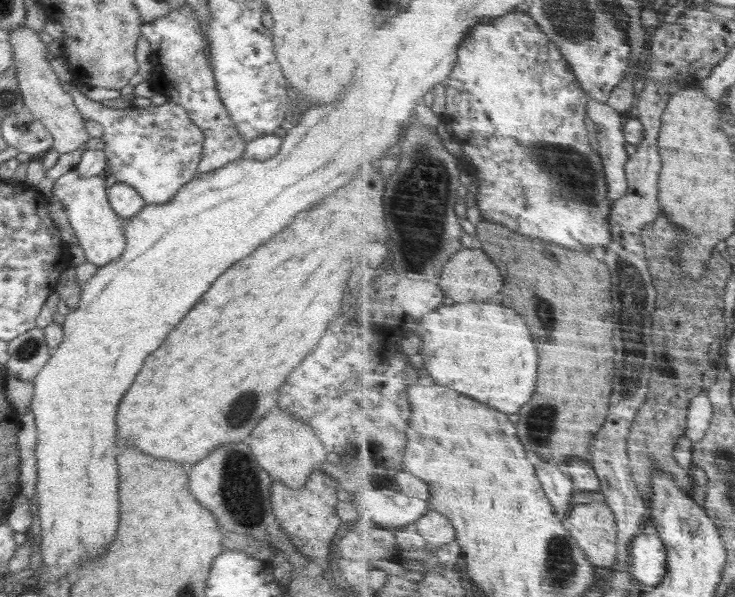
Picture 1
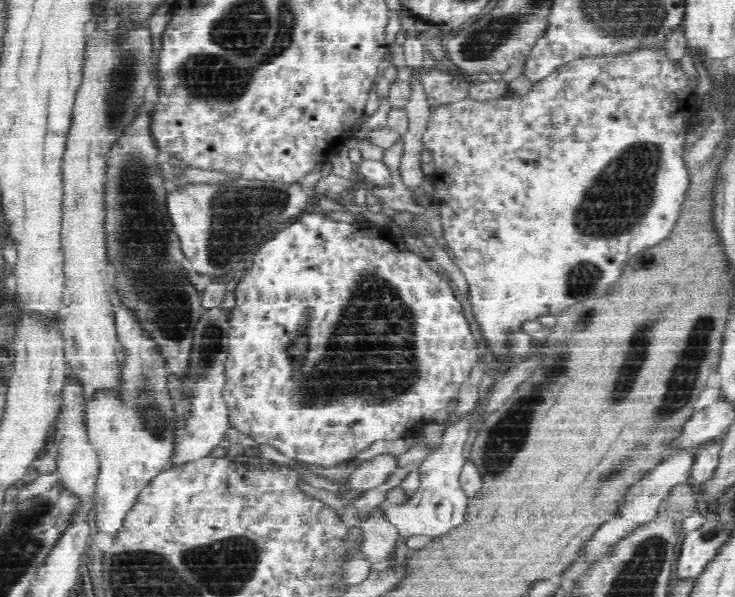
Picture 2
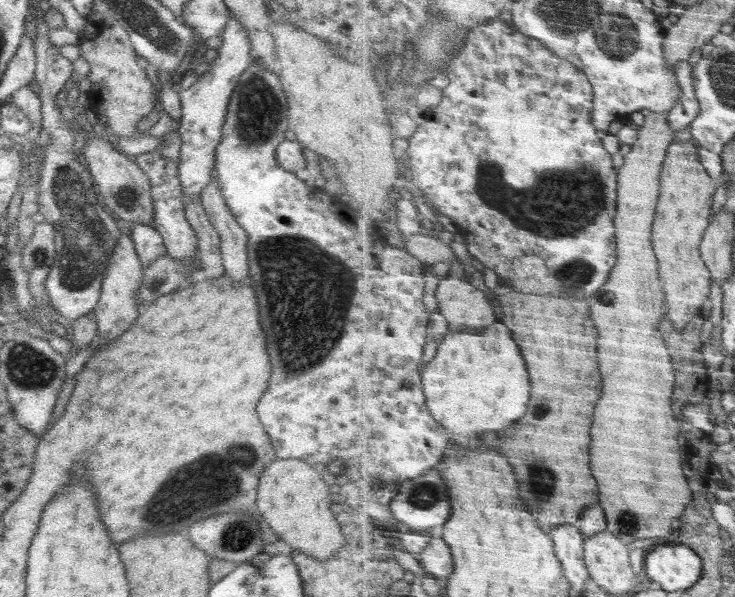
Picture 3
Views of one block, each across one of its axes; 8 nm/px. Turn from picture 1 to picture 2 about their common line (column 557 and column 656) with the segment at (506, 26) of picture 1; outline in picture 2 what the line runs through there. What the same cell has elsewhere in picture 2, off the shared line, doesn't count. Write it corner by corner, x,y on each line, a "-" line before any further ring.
646,45
631,51
579,57
554,67
550,74
534,81
526,94
508,91
490,100
466,97
454,102
433,103
421,136
422,150
430,153
433,166
429,175
434,185
432,207
439,215
441,236
449,248
450,258
466,281
468,296
463,302
473,314
473,321
484,336
486,348
494,356
493,366
497,364
505,373
517,364
510,349
512,334
522,333
526,322
540,319
545,314
558,315
577,302
606,295
622,276
622,269
632,256
670,236
689,194
692,174
684,158
684,145
689,132
698,127
694,118
704,104
698,90
700,76
688,74
681,58
671,58
664,45

